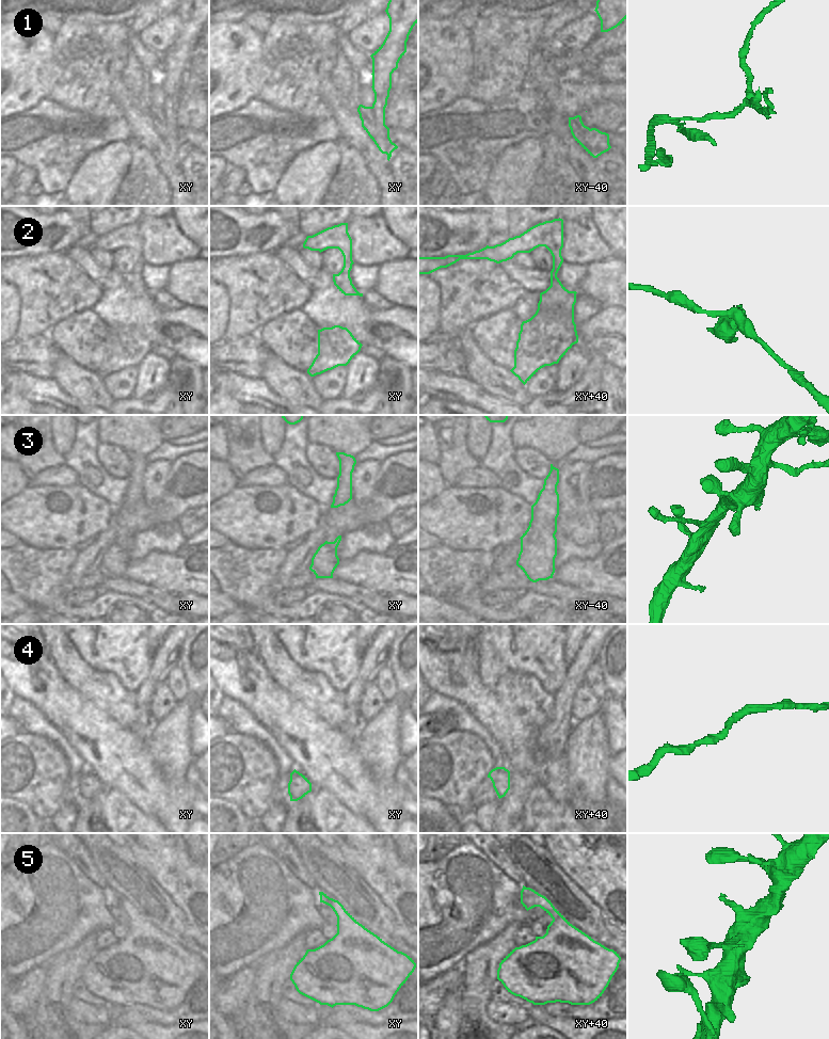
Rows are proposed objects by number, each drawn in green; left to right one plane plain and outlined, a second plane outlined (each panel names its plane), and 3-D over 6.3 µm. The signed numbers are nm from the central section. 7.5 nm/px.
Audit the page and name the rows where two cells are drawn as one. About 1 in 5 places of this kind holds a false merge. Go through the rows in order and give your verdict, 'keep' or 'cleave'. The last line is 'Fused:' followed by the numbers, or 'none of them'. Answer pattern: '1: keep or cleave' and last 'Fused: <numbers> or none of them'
1: cleave
2: keep
3: keep
4: keep
5: cleave
Fused: 1, 5

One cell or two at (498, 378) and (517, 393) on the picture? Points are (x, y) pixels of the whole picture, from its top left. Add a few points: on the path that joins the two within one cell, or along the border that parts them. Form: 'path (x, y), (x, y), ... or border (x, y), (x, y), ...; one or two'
path (503, 382), (513, 390); one

